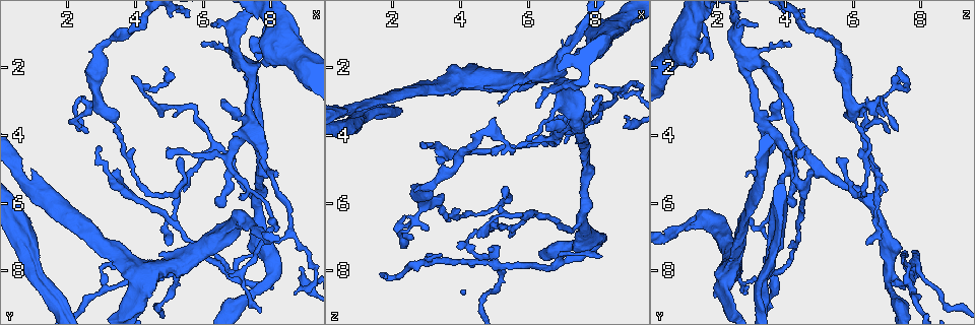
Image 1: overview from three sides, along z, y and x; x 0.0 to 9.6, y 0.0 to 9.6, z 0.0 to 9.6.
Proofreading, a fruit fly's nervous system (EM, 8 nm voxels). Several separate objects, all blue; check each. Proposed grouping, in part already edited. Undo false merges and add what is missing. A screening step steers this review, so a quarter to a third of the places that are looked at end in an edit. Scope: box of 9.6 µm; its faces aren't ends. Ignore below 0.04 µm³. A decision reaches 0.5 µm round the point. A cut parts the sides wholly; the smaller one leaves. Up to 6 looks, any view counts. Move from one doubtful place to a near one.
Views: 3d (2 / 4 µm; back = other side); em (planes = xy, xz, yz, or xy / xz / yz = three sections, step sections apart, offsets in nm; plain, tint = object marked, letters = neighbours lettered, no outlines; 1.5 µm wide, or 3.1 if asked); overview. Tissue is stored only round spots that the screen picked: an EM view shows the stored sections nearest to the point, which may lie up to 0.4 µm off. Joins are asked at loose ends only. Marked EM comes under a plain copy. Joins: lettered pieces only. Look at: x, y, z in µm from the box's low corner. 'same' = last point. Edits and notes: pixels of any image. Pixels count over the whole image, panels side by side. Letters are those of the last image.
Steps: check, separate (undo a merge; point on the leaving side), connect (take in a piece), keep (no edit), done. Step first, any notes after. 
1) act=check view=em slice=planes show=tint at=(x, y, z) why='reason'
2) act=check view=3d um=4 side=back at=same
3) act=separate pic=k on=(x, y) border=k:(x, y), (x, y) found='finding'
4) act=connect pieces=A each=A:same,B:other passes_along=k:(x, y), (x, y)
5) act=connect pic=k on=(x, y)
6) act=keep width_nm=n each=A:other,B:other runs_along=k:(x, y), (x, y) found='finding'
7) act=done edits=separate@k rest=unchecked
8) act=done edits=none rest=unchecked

act=check view=em slice=planes show=tint at=(3.25, 1.15, 5.30) why='narrows sharply'

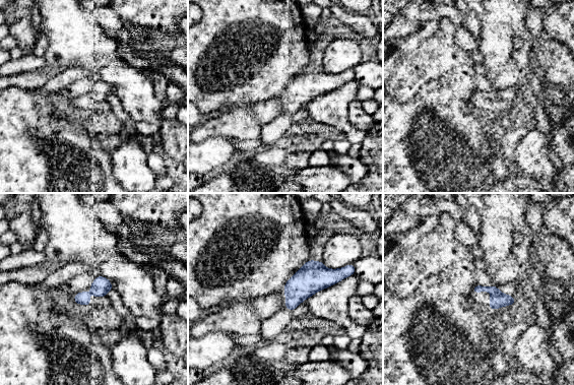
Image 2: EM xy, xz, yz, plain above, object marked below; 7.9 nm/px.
act=check view=em slice=planes show=letters at=same

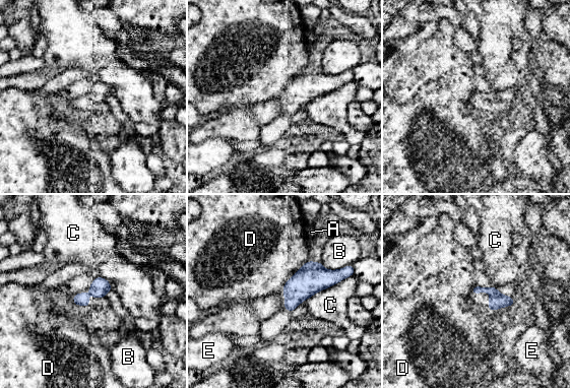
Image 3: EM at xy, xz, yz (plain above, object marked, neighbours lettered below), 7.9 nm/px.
act=keep each=A:other,B:other,C:other,D:other,E:other border=3:(308, 259), (282, 285) found='continuous, no second neuron'

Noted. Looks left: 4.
act=check view=3d um=2 side=back at=(1.75, 6.00, 2.85) why='touches itself'

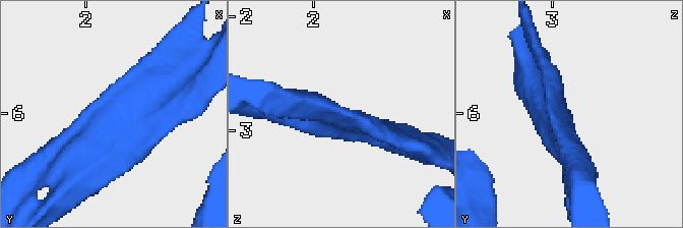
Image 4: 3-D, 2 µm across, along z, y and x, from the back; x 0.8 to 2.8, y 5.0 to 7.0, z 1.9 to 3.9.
act=check view=em slice=yz step=4 show=tint at=(1.76, 6.02, 2.92) why='need the tissue'

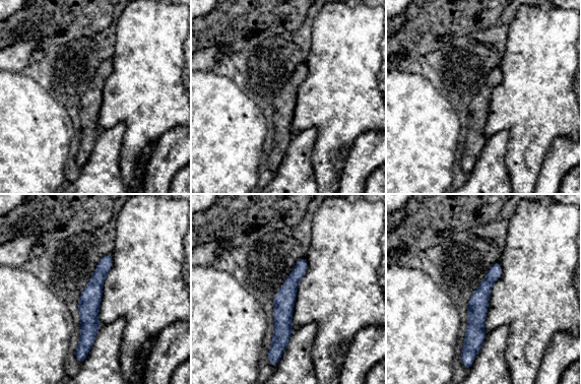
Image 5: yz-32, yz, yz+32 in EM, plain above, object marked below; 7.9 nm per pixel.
act=check view=em slice=planes show=letters at=same

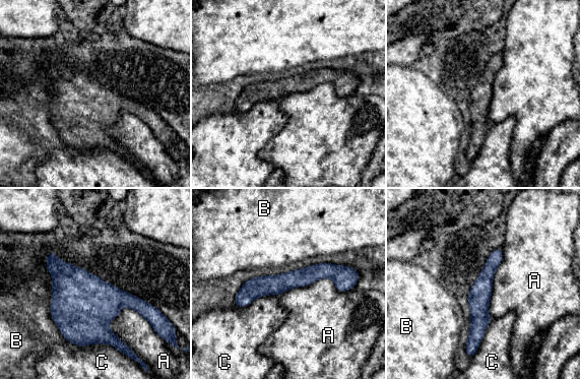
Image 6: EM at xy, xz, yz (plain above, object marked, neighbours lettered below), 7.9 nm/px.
act=keep each=A:other,B:other,C:other border=6:(353, 287), (279, 295) found='continuous, no second neuron'

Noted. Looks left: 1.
act=check view=em slice=planes show=letters at=(4.20, 2.70, 7.10) why='sharp bend'

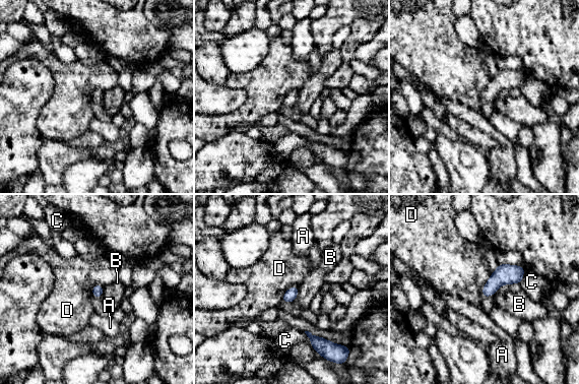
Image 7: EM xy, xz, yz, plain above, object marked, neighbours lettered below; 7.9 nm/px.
act=keep longest_contact=D:220nm each=A:other,B:other,C:other,D:other border=7:(492, 272), (483, 288), (481, 297) found='all the same neuron'

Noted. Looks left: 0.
act=done edits=none rest=unchecked

